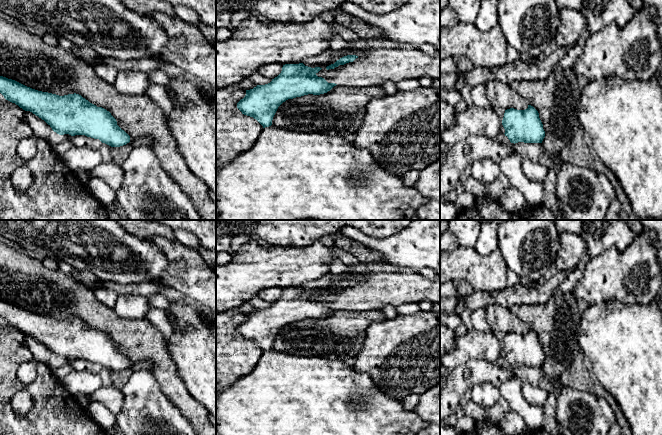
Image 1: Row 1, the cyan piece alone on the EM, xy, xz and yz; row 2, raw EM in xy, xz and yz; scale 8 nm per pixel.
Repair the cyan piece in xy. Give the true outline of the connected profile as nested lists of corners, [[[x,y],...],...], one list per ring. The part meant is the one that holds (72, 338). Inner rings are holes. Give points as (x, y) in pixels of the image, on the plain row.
[[[0,300],[0,317],[6,324],[44,344],[59,359],[85,359],[99,363],[111,371],[120,371],[130,366],[130,360],[117,349],[116,343],[109,335],[97,331],[79,318],[59,320],[42,316],[3,300]]]

